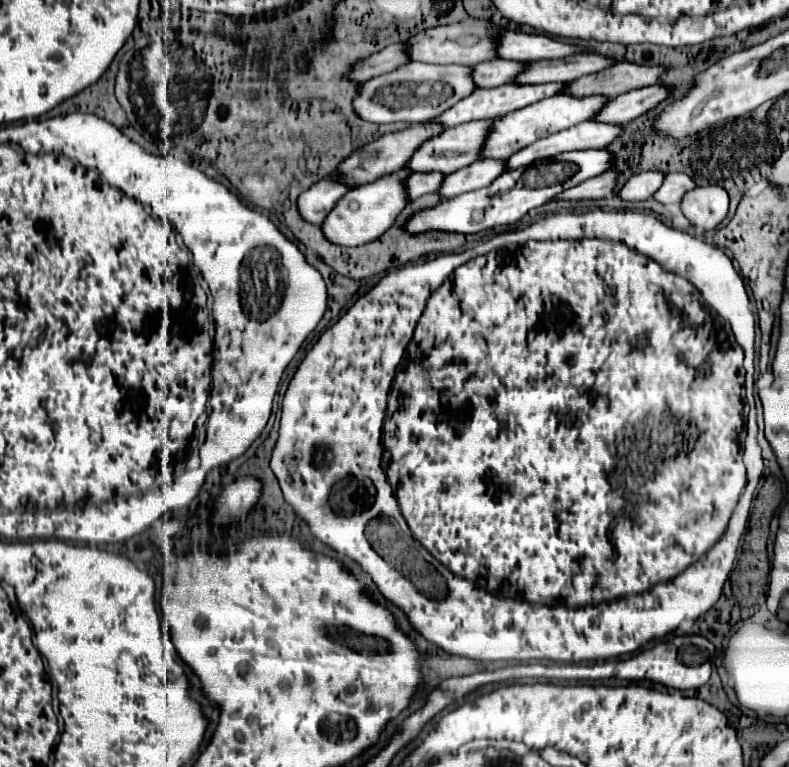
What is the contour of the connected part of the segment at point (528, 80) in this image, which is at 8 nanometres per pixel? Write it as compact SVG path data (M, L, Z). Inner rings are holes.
M572 54L566 58L530 62L514 84L542 84L542 82L572 82L584 74L600 72L614 64L610 58L598 54Z

